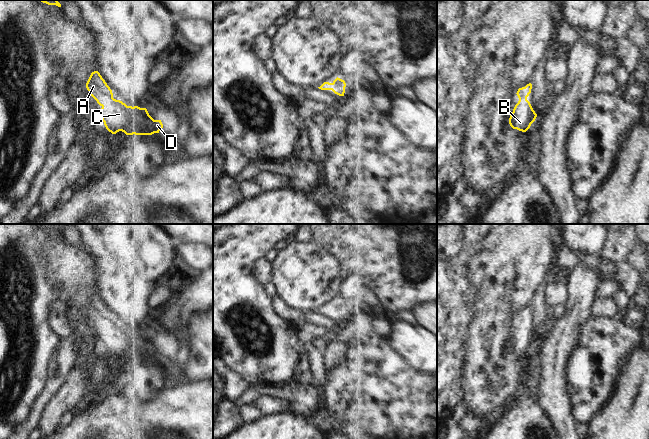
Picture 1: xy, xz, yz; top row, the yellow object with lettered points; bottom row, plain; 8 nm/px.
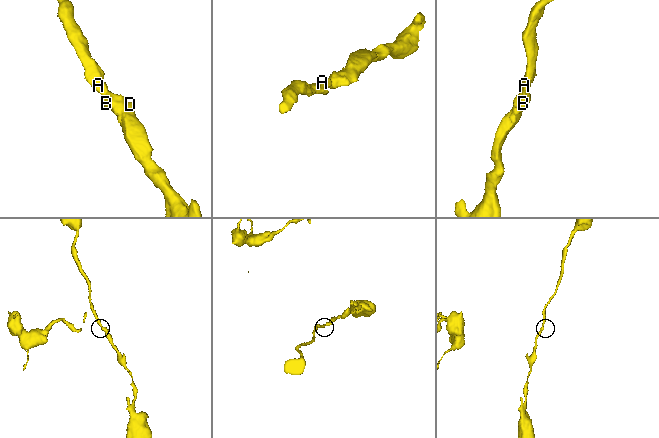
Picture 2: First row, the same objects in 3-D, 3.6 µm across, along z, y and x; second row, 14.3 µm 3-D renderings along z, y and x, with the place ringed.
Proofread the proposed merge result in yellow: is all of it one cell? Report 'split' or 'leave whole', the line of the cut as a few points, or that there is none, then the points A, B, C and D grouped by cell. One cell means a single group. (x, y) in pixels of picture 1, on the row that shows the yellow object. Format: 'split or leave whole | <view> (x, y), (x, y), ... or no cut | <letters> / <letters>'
leave whole | no cut | A B C D

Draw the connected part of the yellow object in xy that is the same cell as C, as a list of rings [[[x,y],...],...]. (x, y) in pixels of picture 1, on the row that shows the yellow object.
[[[98,71],[91,73],[86,83],[86,88],[90,95],[102,107],[100,111],[100,117],[104,122],[106,129],[112,134],[122,131],[126,135],[152,135],[154,133],[159,133],[159,131],[163,128],[161,120],[154,120],[149,115],[146,108],[127,106],[122,101],[114,99],[112,90]]]

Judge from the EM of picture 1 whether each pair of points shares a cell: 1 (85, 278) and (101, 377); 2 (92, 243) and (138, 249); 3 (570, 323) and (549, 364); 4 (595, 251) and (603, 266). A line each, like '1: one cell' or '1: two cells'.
1: one cell
2: two cells
3: one cell
4: two cells

